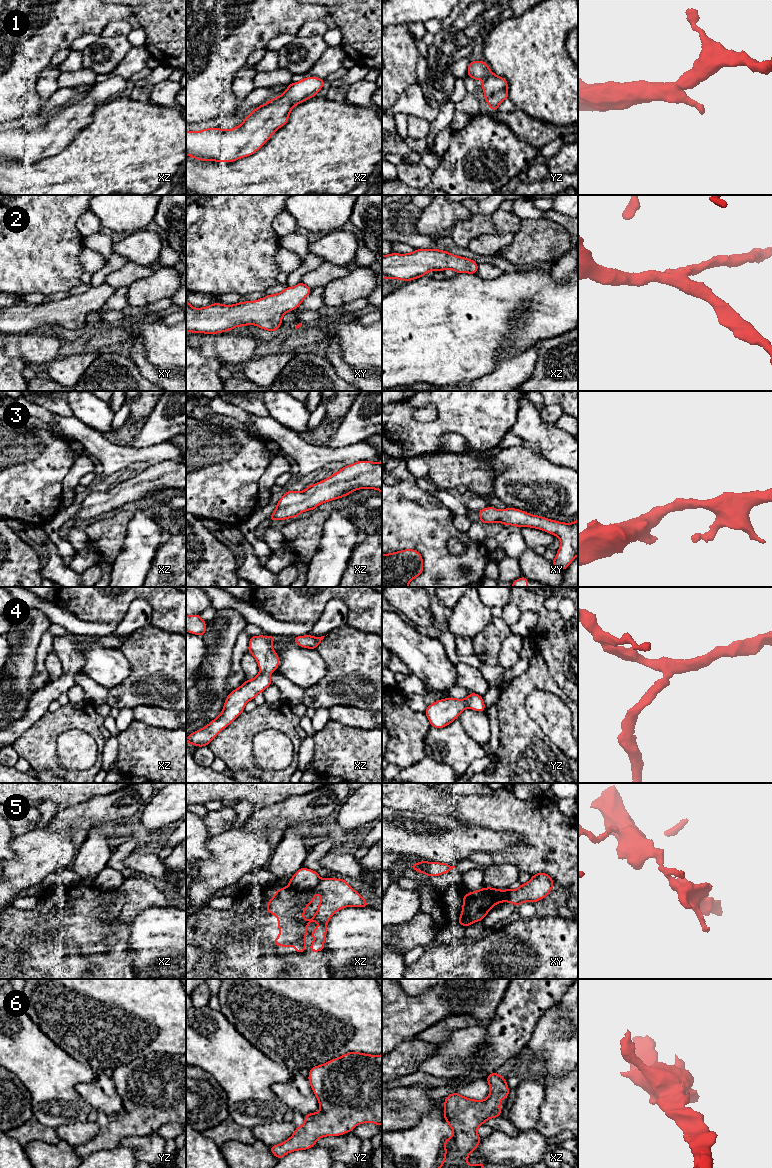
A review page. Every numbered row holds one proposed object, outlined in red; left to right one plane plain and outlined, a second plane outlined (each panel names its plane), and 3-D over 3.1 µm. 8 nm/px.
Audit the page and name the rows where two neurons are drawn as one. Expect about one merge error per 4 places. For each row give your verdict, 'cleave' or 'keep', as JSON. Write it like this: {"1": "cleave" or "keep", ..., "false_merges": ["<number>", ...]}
{"1": "keep", "2": "keep", "3": "keep", "4": "keep", "5": "cleave", "6": "keep", "false_merges": ["5"]}

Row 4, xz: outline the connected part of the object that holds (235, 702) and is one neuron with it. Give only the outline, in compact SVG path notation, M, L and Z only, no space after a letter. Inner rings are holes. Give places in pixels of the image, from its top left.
M274 635L250 637L248 652L256 659L259 665L259 674L251 680L246 680L239 688L233 690L227 696L219 716L207 726L192 732L186 738L188 744L198 747L208 746L224 728L244 711L245 704L248 701L254 700L257 694L272 685L269 675L273 671L277 671L279 665L279 656L272 648L275 638Z

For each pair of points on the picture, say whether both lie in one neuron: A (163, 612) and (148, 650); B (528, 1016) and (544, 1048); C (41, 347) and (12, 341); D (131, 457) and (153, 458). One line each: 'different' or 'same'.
A: different
B: different
C: same
D: same

